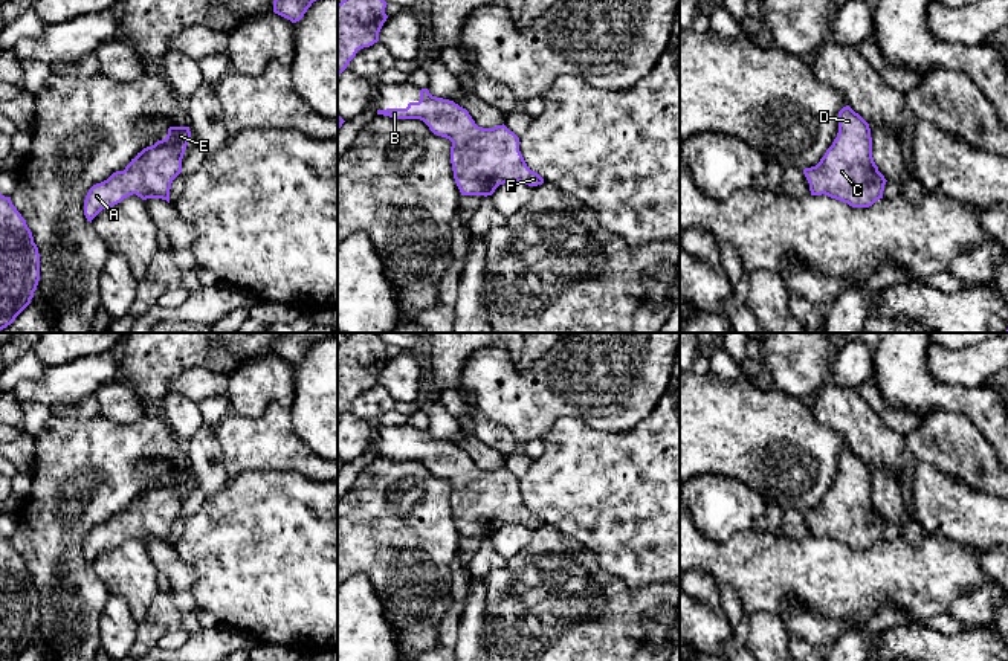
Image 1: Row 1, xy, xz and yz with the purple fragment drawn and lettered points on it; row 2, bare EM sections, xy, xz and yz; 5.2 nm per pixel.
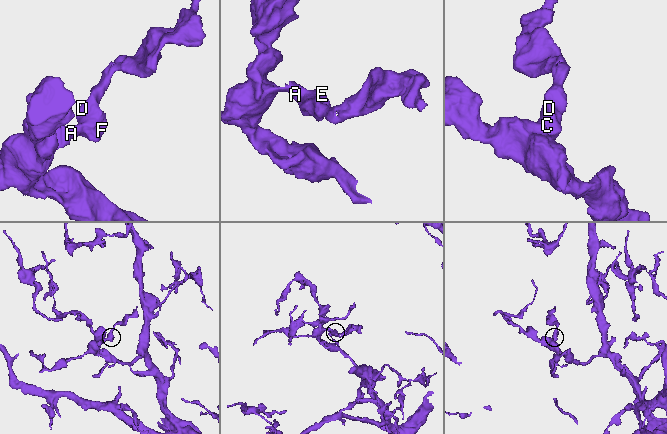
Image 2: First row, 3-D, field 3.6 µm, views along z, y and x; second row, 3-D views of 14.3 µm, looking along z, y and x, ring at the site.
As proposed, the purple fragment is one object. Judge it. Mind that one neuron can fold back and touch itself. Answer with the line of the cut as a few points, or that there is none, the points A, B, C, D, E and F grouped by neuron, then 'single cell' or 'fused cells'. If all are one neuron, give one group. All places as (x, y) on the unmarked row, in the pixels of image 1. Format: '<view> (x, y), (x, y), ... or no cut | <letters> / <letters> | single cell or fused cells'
no cut | A B C D E F | single cell

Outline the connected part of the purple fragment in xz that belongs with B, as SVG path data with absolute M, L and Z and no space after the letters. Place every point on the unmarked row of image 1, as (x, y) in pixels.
M428 430L420 432L420 443L409 444L406 450L377 452L377 456L394 461L420 461L429 472L452 484L451 505L455 525L461 537L492 537L499 527L504 525L525 525L538 528L544 521L531 513L521 493L519 479L510 473L504 466L493 470L483 470L475 466L469 453L454 443L432 438Z

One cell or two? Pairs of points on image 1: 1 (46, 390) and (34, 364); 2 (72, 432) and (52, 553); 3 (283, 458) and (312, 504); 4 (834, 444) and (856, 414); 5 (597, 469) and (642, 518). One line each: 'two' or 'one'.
1: two
2: one
3: two
4: two
5: one

